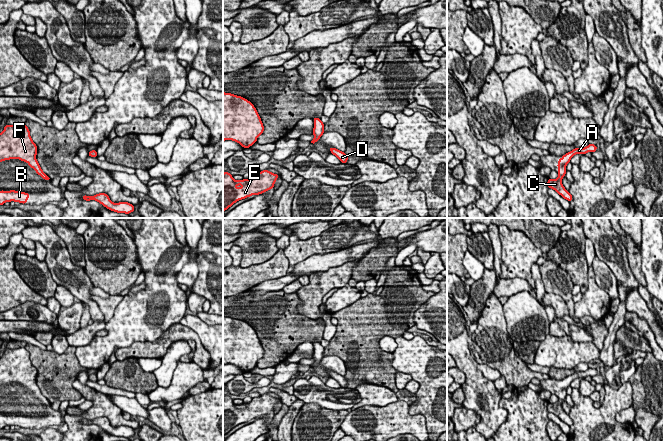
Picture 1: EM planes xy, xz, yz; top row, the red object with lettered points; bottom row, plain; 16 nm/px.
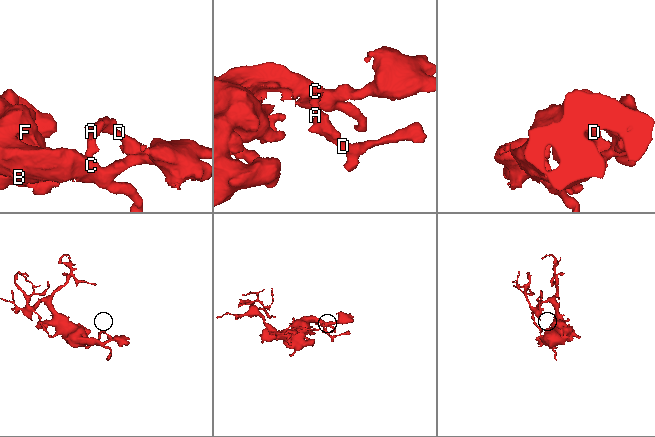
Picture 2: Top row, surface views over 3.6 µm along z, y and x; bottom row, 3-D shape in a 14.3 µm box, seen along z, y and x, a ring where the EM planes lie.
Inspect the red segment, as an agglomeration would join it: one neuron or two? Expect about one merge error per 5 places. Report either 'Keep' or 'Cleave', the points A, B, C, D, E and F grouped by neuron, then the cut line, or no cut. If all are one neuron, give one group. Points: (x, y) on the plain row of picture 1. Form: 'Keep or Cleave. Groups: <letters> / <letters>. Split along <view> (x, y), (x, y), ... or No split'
Keep. Groups: A B C D E F. No split

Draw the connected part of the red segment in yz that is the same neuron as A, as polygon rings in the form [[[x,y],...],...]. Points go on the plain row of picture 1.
[[[588,368],[584,372],[574,372],[572,375],[564,378],[561,383],[558,383],[557,397],[559,398],[559,400],[553,404],[550,402],[548,403],[547,405],[548,412],[555,414],[560,420],[562,420],[567,425],[571,426],[573,424],[573,421],[562,408],[562,402],[565,400],[567,395],[566,390],[574,379],[576,378],[585,379],[587,376],[593,377],[595,375],[597,375],[597,370],[595,368]]]

